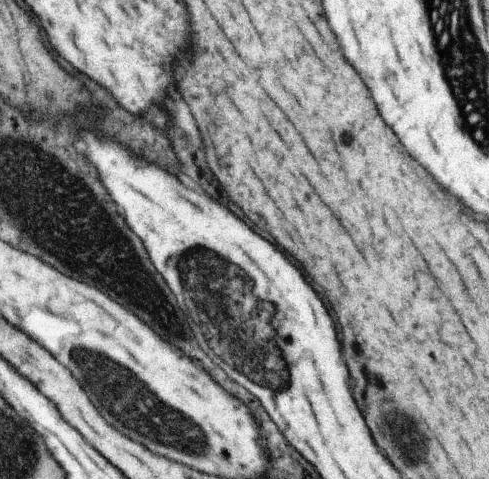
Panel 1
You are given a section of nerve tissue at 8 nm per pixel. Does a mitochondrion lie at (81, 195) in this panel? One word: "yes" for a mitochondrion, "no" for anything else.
yes

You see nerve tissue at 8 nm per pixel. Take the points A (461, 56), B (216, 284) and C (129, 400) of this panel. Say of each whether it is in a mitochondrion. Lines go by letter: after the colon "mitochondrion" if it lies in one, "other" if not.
A: mitochondrion
B: mitochondrion
C: mitochondrion

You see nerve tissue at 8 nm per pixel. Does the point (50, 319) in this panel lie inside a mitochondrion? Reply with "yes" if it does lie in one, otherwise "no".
no

